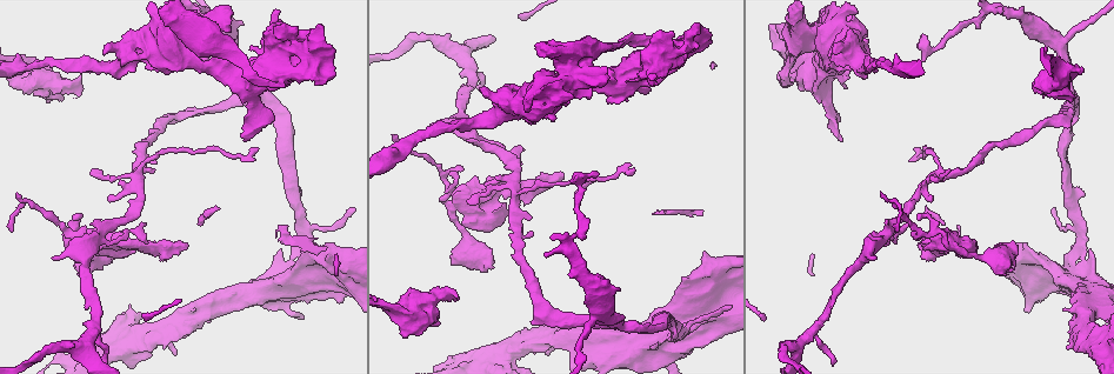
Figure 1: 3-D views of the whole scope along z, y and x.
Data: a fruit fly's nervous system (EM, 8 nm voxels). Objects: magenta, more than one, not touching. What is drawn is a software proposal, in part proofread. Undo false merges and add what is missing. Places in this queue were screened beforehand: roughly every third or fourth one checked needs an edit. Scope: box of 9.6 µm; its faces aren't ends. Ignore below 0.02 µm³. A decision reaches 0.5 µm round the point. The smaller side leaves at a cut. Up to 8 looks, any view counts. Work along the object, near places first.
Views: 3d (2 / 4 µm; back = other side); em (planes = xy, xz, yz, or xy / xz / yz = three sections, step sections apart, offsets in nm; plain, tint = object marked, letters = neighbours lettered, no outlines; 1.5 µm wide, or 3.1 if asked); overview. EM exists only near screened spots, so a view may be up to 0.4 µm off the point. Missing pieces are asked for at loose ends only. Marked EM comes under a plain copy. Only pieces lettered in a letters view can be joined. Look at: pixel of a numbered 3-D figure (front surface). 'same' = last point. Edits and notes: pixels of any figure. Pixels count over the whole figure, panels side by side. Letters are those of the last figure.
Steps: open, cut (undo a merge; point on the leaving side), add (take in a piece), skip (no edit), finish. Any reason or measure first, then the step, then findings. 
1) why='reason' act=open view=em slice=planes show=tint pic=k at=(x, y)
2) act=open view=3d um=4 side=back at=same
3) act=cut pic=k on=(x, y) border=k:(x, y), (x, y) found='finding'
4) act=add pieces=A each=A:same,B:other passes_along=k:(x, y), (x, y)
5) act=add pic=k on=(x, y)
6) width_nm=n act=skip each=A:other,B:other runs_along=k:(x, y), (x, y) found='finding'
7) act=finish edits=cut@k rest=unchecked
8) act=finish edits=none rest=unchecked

why='sudden change in width' act=open view=3d um=4 side=back pic=1 at=(97, 67)

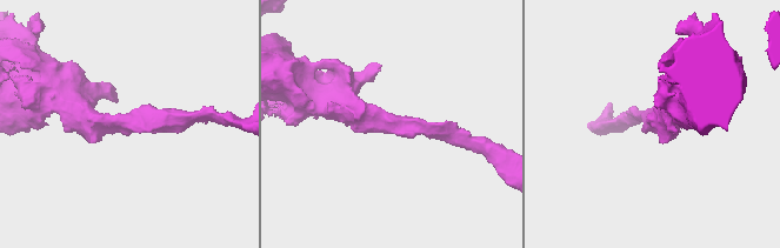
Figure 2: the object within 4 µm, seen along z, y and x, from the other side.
arm_widths_nm=200,400 why='shape alone is not enough' act=open view=em slice=xy step=4 show=letters pic=2 at=(126, 122)

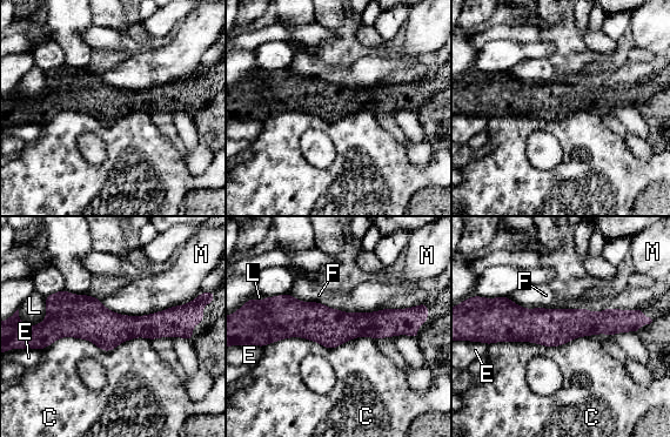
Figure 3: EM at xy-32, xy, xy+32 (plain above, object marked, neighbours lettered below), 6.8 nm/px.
act=skip each=C:other,E:other,F:other,L:other,M:other runs_along=3:(183, 323), (55, 325), (42, 335) found='continuous, no second neuron'

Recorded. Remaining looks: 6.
act=open view=em slice=xy step=4 show=letters pic=1 at=(599, 174)

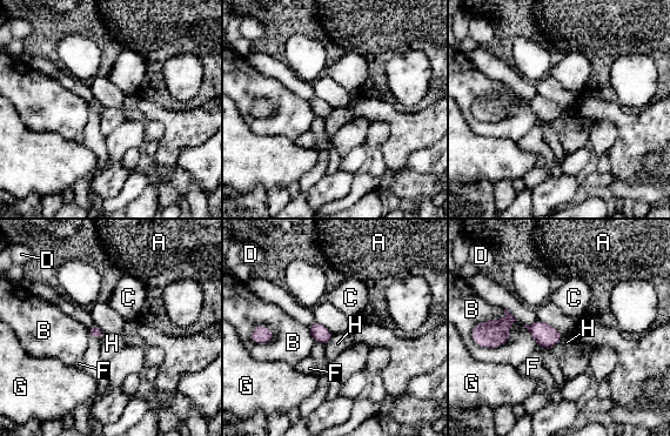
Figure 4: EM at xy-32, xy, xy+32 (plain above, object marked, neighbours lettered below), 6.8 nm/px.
why='another direction' act=open view=em slice=planes show=letters at=same

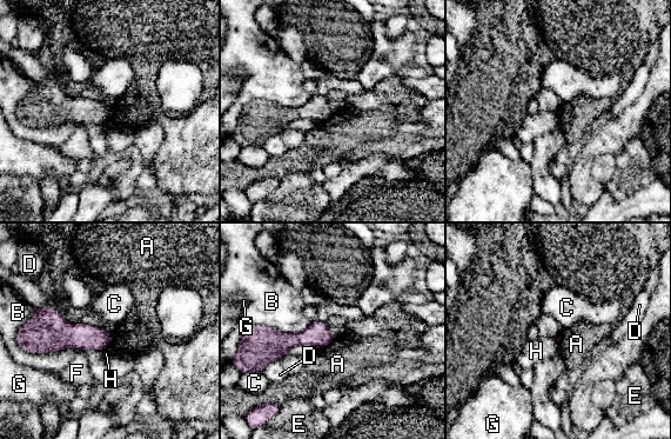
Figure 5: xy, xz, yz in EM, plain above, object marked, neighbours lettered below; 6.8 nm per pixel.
act=skip each=A:other,B:other,C:other,D:other,E:other,F:other,G:other,H:other found='none of them fits'

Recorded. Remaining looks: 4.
why='calibre changes' act=open view=em slice=planes show=letters pic=1 at=(255, 100)

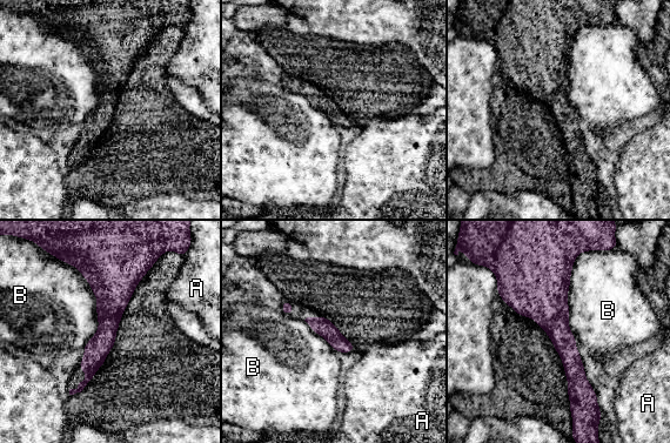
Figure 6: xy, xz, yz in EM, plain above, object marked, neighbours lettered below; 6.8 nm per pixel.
act=skip each=A:other,B:other runs_along=6:(554, 262), (573, 402) found='continuous, no second neuron'

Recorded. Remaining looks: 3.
why='an open end' act=open view=em slice=planes show=letters pic=1 at=(446, 208)

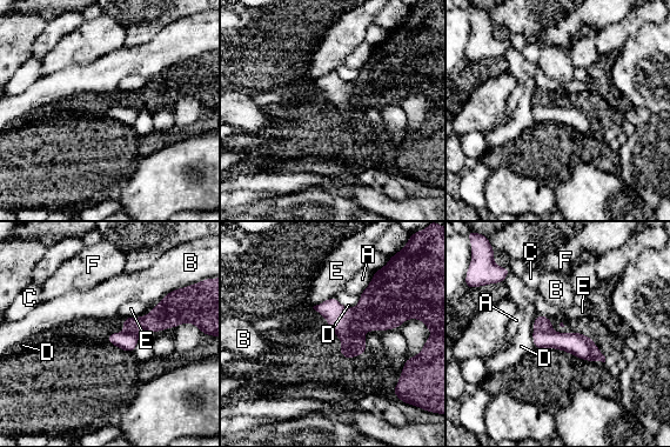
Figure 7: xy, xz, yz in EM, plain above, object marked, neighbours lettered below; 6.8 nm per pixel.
longest_contact=D:240nm act=cut pic=7 on=(341, 320) each=A:other,B:other,C:other,D:other,E:other,F:other found='a second neuron is stuck on'

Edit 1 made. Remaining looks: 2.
act=finish edits=cut@7 rest=unchecked

